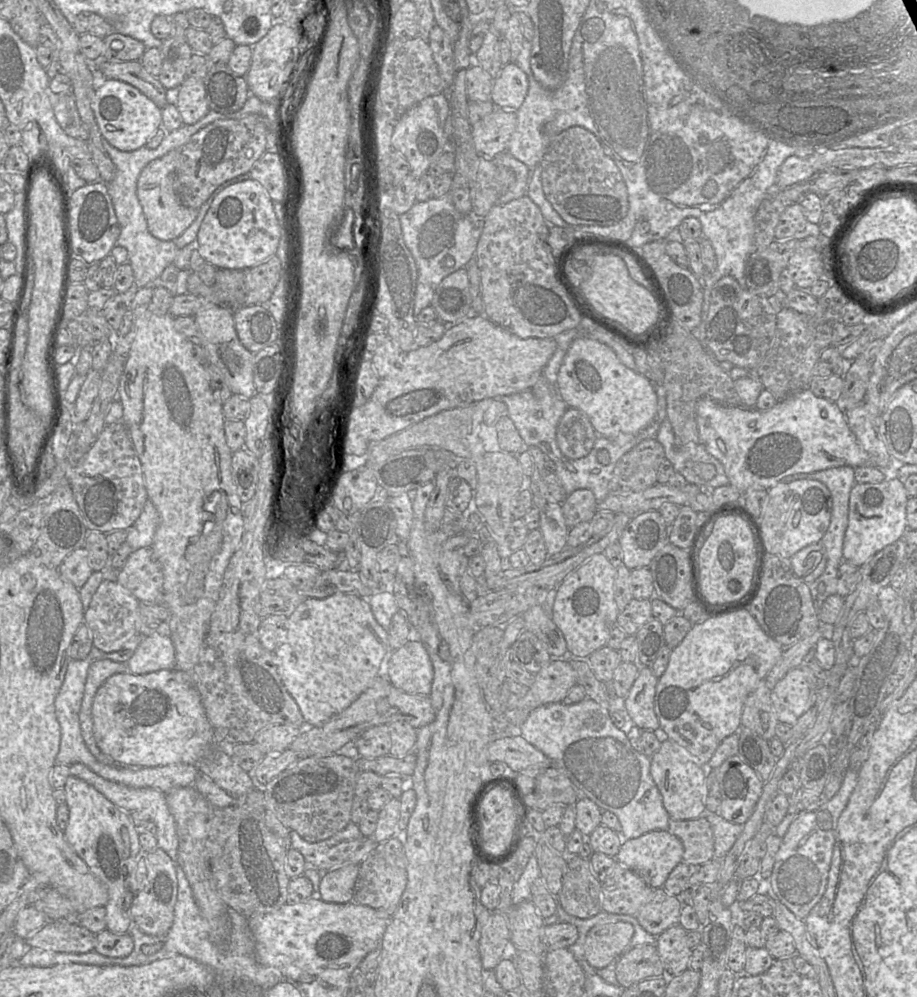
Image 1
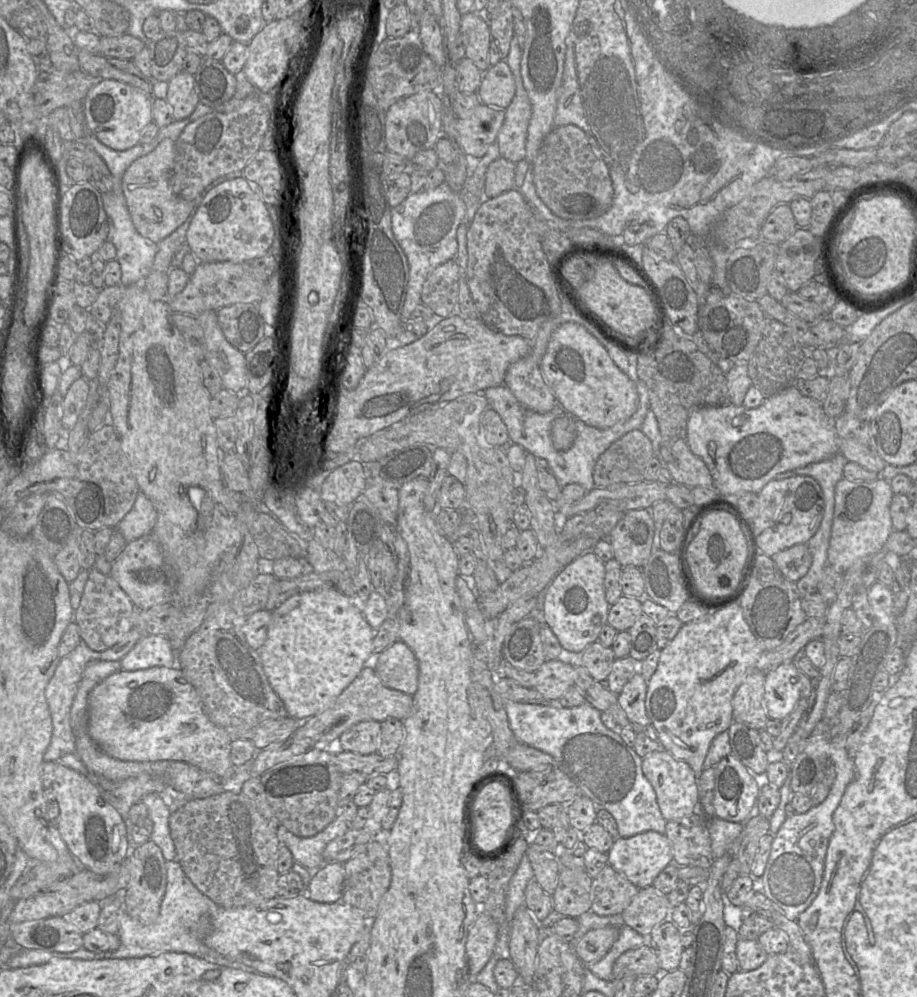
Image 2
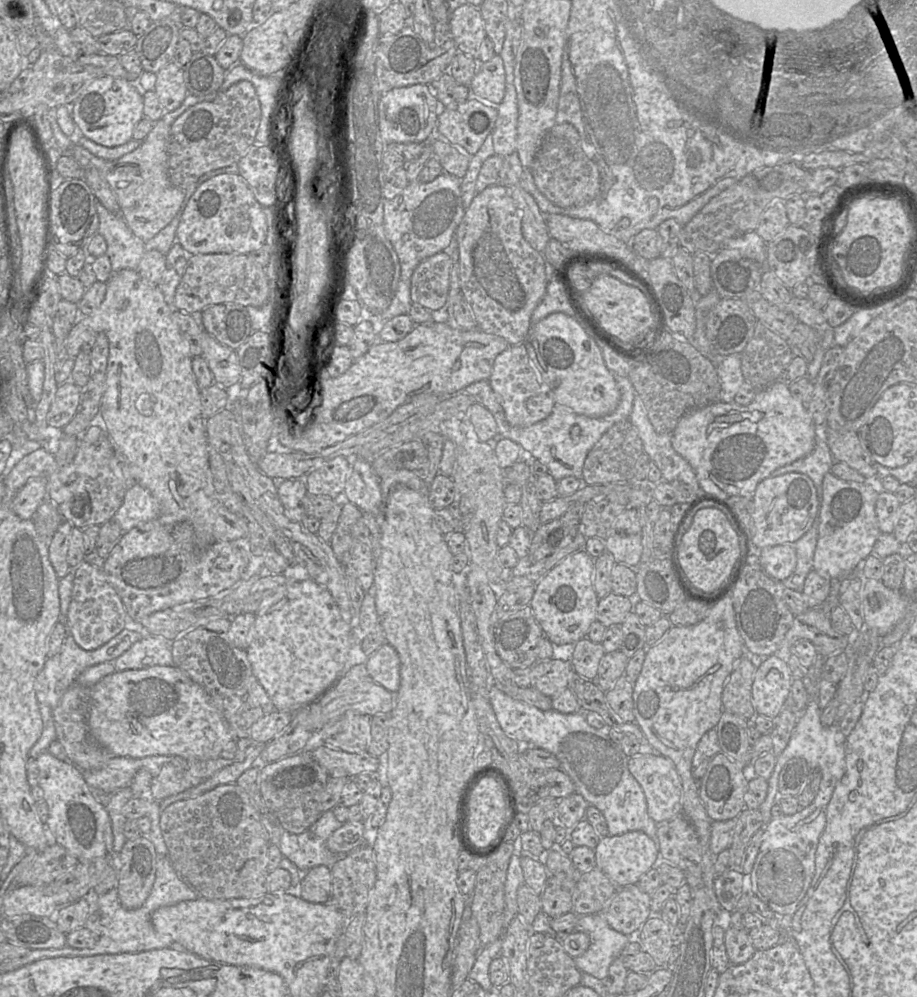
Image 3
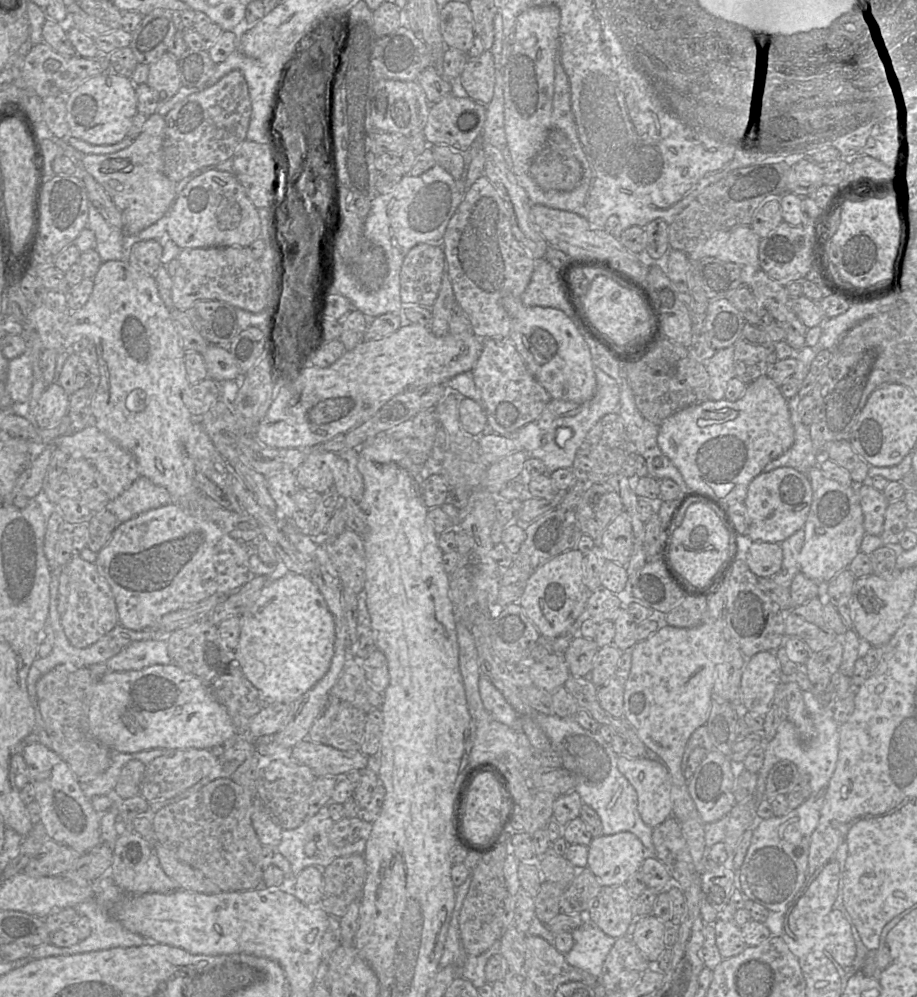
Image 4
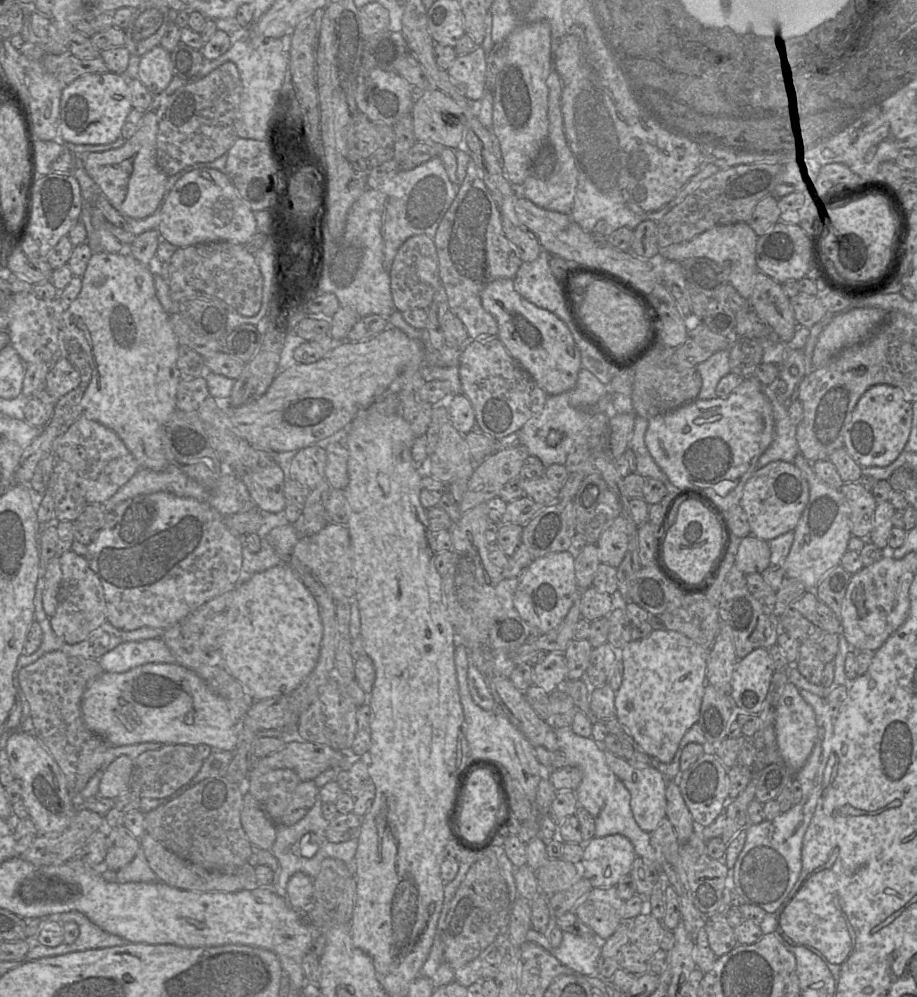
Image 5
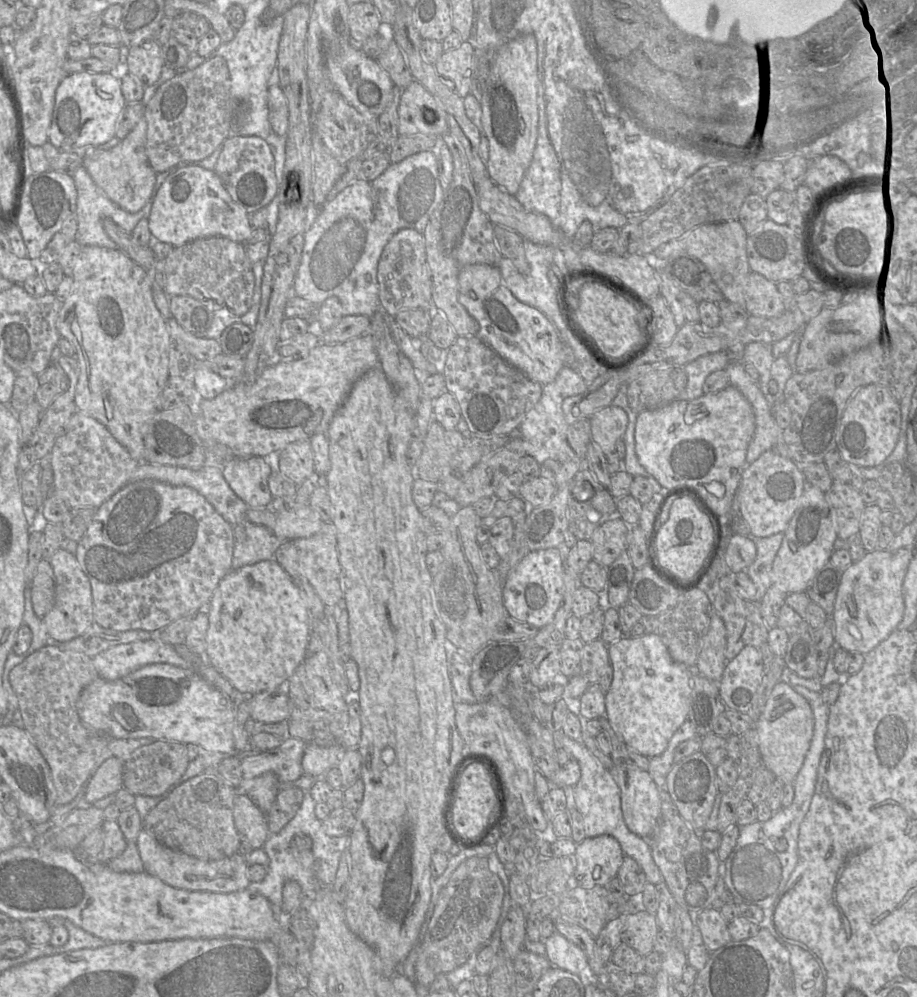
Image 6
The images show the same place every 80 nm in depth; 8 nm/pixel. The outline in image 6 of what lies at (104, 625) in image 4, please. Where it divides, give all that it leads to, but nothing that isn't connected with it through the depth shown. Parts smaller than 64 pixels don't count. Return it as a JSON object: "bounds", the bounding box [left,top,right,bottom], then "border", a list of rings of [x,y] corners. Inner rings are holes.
{"bounds":[41,549,94,641],"border":[[[58,549],[50,558],[55,579],[55,599],[53,608],[41,618],[47,634],[59,641],[70,641],[87,631],[94,623],[91,584],[81,569],[74,554]]]}

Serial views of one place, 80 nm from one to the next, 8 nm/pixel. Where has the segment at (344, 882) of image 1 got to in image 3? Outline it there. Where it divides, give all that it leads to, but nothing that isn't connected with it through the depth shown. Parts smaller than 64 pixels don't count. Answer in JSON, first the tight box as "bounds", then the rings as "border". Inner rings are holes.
{"bounds":[300,866,331,903],"border":[[[327,866],[309,869],[300,881],[300,897],[310,903],[327,903],[331,896],[331,889],[331,869]]]}

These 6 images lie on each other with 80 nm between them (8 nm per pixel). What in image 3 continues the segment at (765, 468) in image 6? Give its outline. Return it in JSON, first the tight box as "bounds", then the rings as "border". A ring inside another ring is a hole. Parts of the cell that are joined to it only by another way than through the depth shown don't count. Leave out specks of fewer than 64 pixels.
{"bounds":[748,473,820,549],"border":[[[786,473],[762,480],[752,500],[752,518],[748,533],[756,549],[795,543],[818,518],[820,497],[812,479],[802,473]]]}

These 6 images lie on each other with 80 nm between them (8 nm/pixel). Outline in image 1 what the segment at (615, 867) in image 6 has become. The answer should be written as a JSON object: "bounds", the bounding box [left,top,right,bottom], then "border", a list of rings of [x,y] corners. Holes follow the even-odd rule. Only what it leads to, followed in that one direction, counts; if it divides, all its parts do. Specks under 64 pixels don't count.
{"bounds":[616,830,682,888],"border":[[[668,830],[625,839],[616,862],[639,875],[651,888],[663,888],[671,871],[682,862],[682,842]]]}

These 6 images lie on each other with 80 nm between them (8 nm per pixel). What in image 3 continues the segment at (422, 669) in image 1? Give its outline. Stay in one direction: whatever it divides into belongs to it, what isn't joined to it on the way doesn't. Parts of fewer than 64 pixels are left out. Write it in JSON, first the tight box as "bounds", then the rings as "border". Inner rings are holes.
{"bounds":[365,643,400,693],"border":[[[386,643],[365,662],[372,679],[386,690],[396,693],[400,686],[400,658],[396,649]]]}

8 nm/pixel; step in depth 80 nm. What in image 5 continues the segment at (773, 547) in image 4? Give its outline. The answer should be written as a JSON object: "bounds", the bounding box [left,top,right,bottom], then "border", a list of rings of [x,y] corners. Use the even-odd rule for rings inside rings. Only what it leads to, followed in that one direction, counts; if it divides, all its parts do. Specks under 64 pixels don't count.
{"bounds":[735,535,771,575],"border":[[[753,535],[742,538],[735,555],[735,566],[745,575],[761,574],[770,563],[771,551],[768,541]]]}

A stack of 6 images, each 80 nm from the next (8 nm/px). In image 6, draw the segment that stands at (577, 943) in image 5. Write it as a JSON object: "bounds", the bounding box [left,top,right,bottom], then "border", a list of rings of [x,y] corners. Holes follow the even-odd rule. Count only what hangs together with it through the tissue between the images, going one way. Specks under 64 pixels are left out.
{"bounds":[544,932,590,975],"border":[[[558,932],[545,939],[544,944],[546,958],[552,966],[575,975],[579,975],[581,972],[590,972],[584,951]]]}

